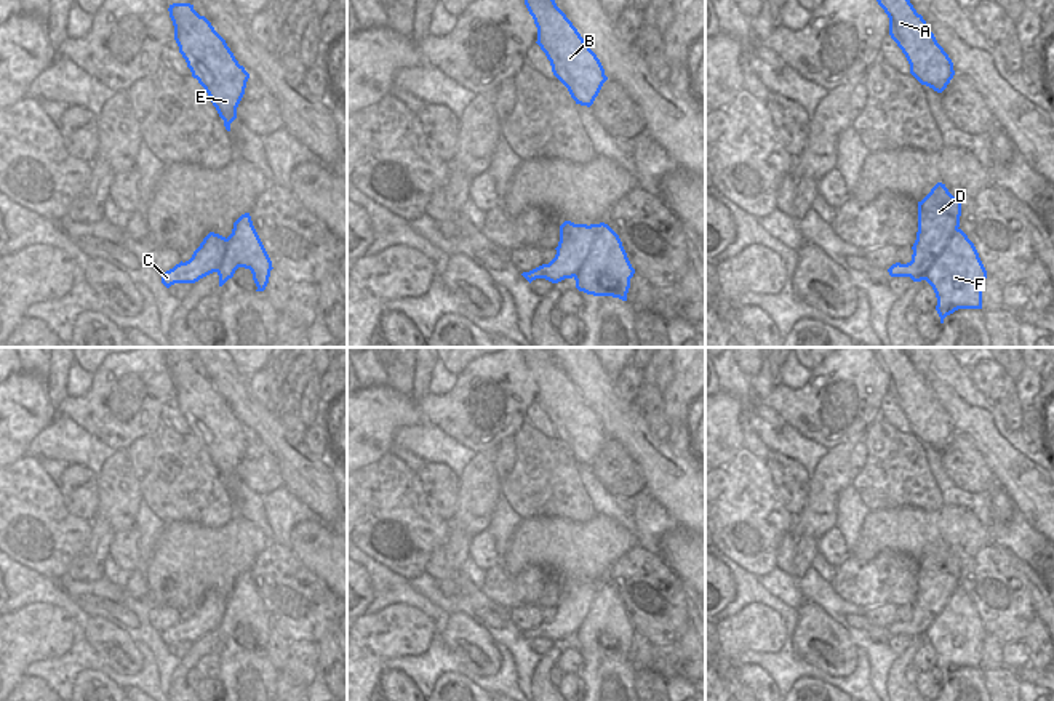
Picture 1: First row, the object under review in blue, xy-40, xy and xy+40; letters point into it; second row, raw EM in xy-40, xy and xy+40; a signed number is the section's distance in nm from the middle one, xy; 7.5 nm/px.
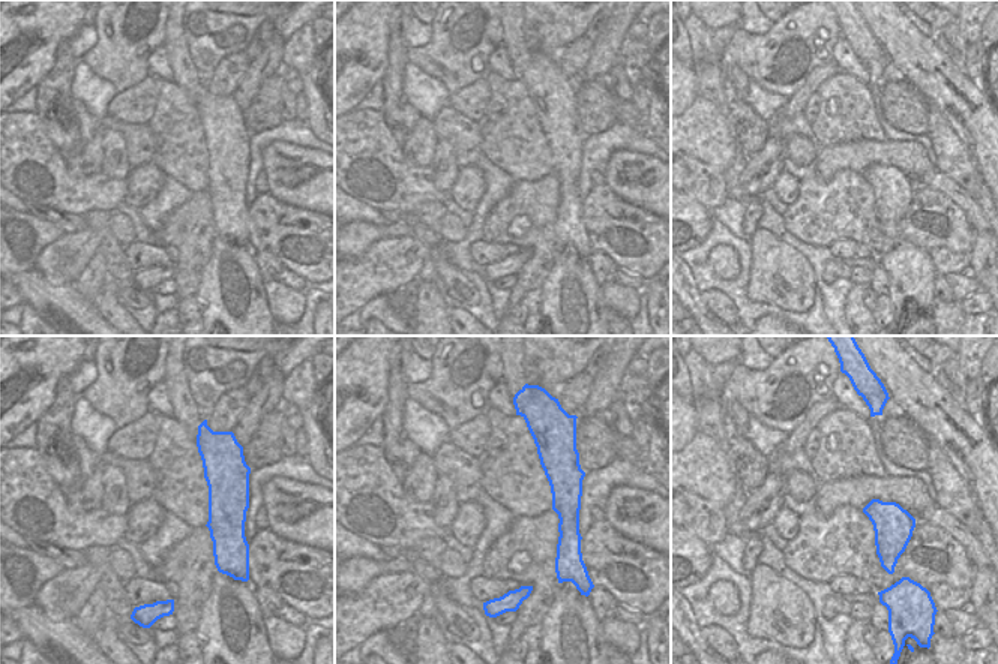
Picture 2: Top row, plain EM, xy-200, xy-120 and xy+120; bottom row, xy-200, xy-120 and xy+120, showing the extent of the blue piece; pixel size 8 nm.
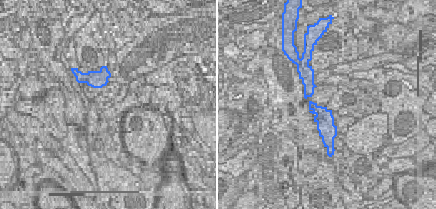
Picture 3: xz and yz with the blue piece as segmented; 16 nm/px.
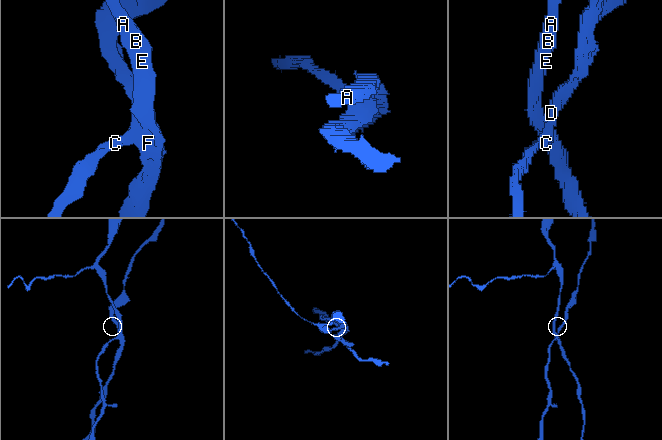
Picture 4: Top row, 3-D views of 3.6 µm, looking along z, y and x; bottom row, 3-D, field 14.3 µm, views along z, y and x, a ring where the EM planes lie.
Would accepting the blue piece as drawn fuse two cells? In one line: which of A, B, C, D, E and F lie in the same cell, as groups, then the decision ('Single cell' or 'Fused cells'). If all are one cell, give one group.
Groups: A B E F / C D. Fused cells

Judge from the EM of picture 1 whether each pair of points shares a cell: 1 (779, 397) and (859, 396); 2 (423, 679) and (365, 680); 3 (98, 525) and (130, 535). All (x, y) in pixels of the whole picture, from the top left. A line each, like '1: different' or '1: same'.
1: same
2: different
3: different

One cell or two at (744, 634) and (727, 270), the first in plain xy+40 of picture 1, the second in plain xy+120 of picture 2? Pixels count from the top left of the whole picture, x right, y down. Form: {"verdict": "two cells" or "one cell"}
{"verdict": "one cell"}

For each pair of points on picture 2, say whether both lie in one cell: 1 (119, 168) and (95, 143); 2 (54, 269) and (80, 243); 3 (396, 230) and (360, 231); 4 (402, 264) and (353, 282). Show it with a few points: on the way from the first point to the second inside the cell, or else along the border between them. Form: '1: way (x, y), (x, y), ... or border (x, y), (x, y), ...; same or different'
1: border (99, 131), (102, 143), (101, 171); different
2: way (60, 263), (74, 249); same
3: way (387, 231), (369, 231); same
4: way (390, 264), (375, 275), (365, 278); same

